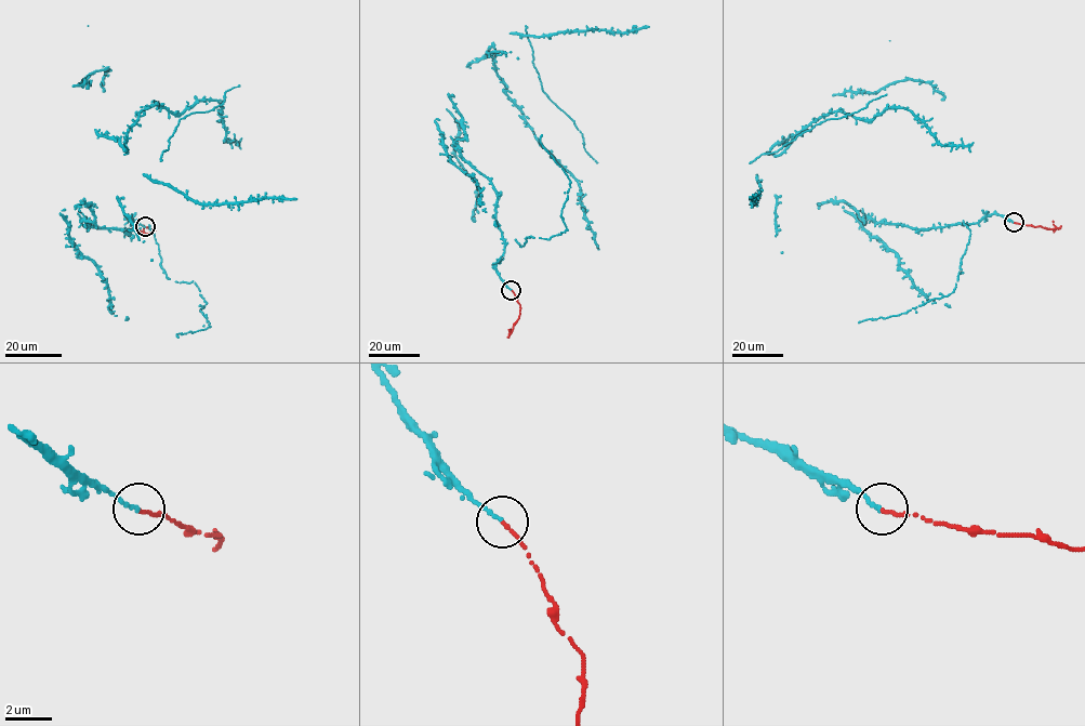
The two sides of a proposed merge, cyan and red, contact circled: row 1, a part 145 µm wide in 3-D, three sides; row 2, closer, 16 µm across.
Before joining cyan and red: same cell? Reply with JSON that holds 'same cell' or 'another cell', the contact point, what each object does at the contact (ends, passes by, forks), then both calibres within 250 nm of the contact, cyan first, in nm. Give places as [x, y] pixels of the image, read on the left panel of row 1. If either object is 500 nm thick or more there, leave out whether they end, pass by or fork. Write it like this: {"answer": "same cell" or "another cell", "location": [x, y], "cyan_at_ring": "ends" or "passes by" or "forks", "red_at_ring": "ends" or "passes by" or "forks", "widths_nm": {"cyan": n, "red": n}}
{"answer": "same cell", "location": [145, 226], "cyan_at_ring": "ends", "red_at_ring": "ends", "widths_nm": {"cyan": 200, "red": 160}}

